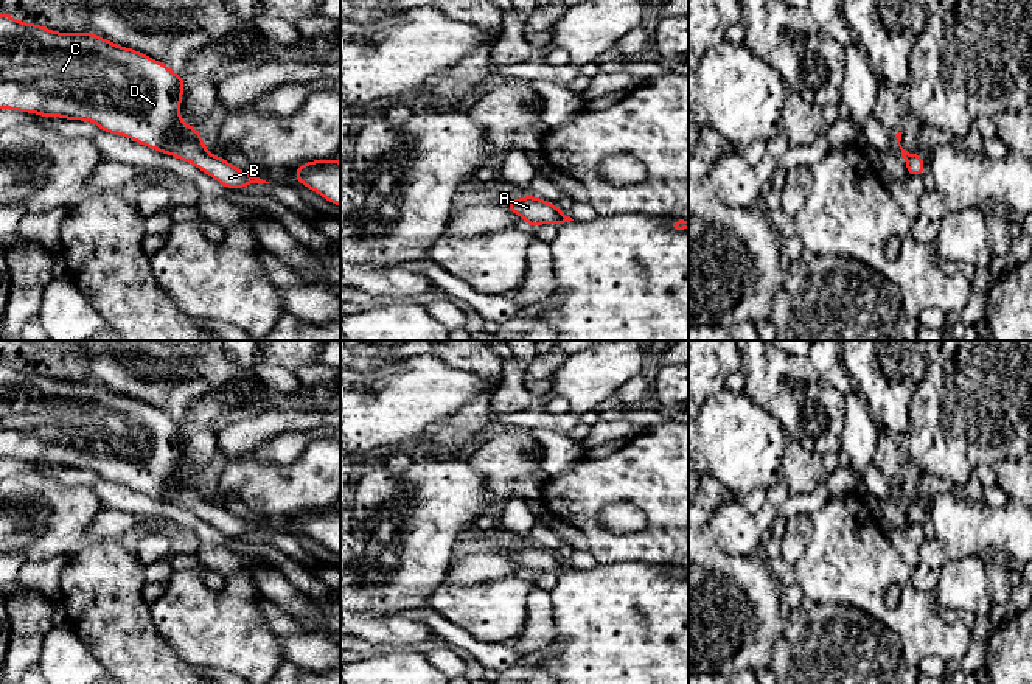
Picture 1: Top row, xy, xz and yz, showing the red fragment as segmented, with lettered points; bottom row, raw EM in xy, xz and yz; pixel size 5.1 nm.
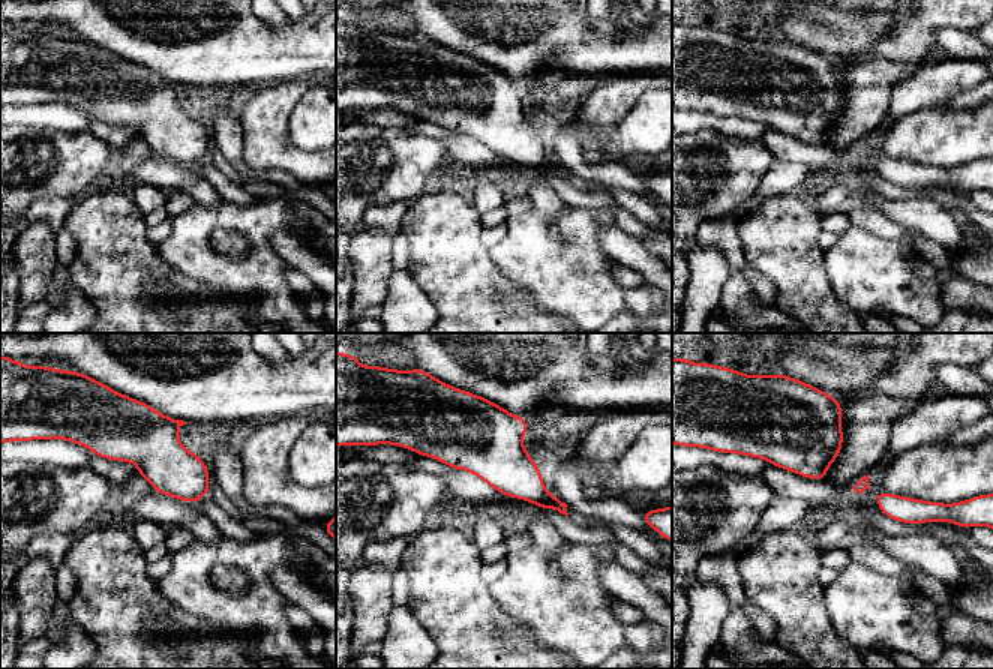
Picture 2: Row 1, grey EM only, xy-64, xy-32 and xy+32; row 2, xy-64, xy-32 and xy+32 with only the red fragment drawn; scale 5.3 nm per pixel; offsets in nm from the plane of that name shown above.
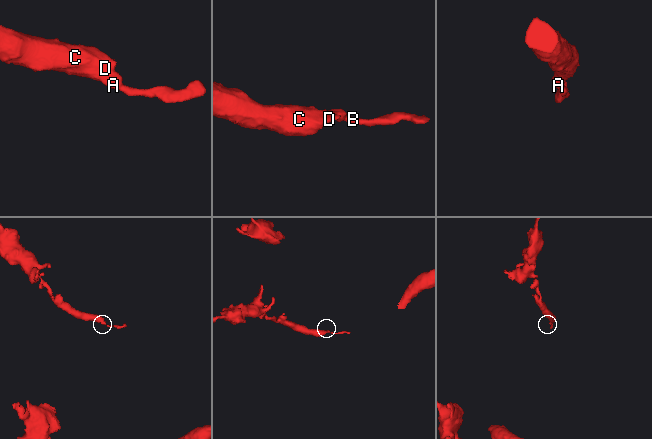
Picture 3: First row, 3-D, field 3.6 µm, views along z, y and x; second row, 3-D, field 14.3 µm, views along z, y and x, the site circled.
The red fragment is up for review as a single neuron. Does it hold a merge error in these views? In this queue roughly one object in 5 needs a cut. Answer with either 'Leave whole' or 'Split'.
Leave whole

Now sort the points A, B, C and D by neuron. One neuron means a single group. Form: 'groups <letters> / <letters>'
groups A B C D

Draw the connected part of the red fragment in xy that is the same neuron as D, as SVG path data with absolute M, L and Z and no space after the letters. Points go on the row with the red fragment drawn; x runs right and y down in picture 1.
M0 12L0 109L95 123L154 151L190 162L224 188L269 183L207 151L197 127L180 117L185 79L137 50L90 31L59 33Z

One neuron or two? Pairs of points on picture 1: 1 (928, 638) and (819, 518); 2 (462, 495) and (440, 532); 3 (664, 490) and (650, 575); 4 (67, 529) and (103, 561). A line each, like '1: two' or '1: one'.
1: one
2: one
3: two
4: two

